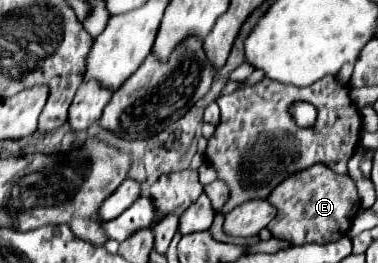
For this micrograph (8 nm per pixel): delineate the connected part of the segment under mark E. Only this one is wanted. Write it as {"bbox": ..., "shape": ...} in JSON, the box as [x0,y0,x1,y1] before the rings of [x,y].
{"bbox":[267,164,359,246],"shape":[[[315,164],[307,168],[307,172],[289,176],[275,188],[275,192],[271,192],[267,200],[277,208],[277,218],[271,220],[267,230],[273,238],[287,240],[293,246],[301,246],[307,242],[329,244],[331,240],[339,240],[339,236],[345,236],[349,232],[359,210],[355,182],[349,176],[331,172],[331,168],[323,164]]]}

